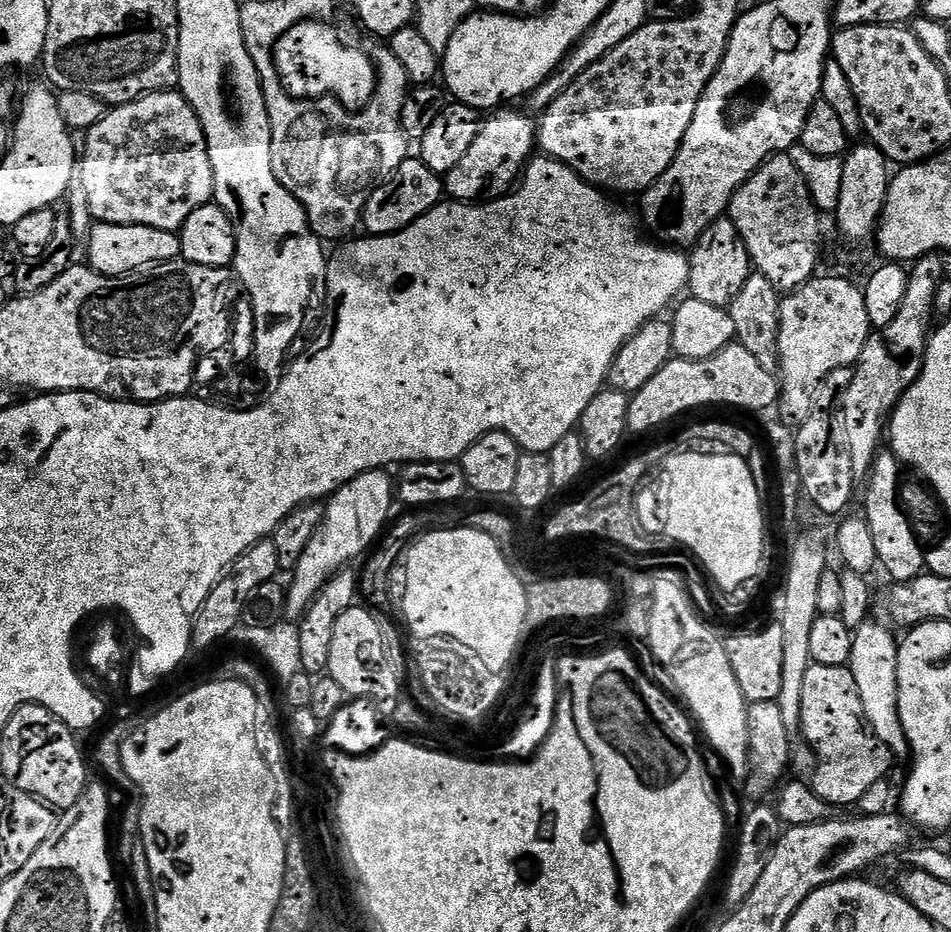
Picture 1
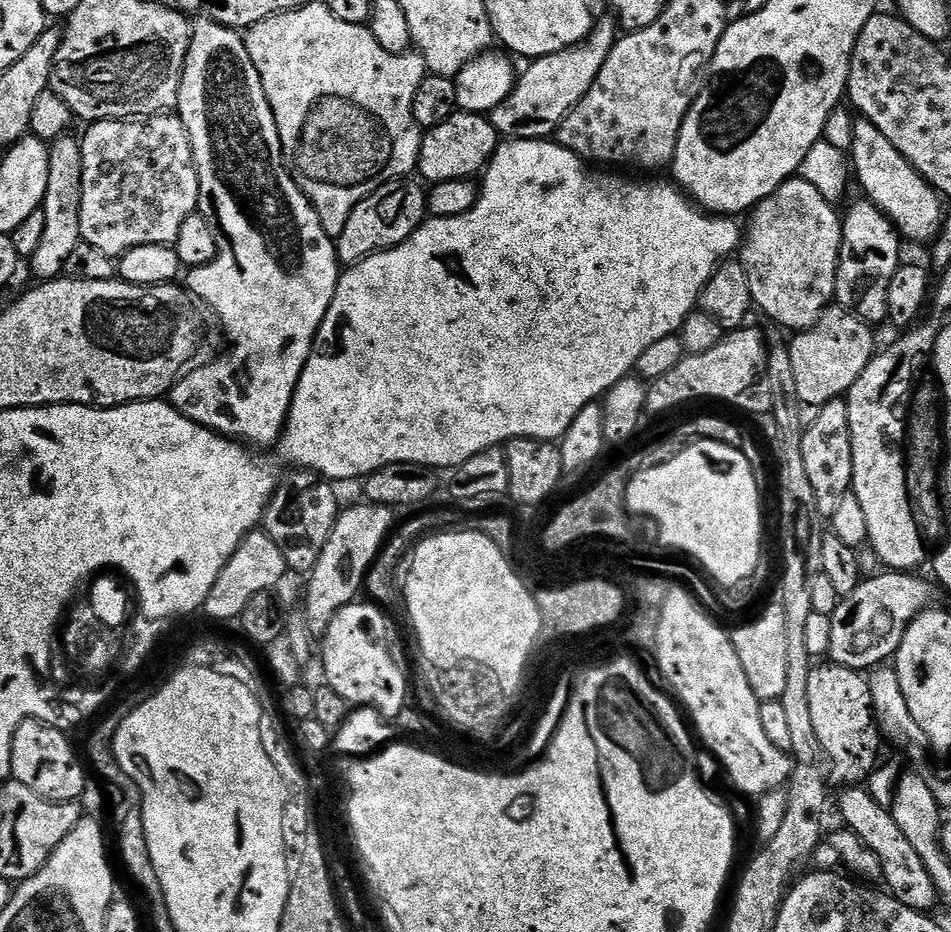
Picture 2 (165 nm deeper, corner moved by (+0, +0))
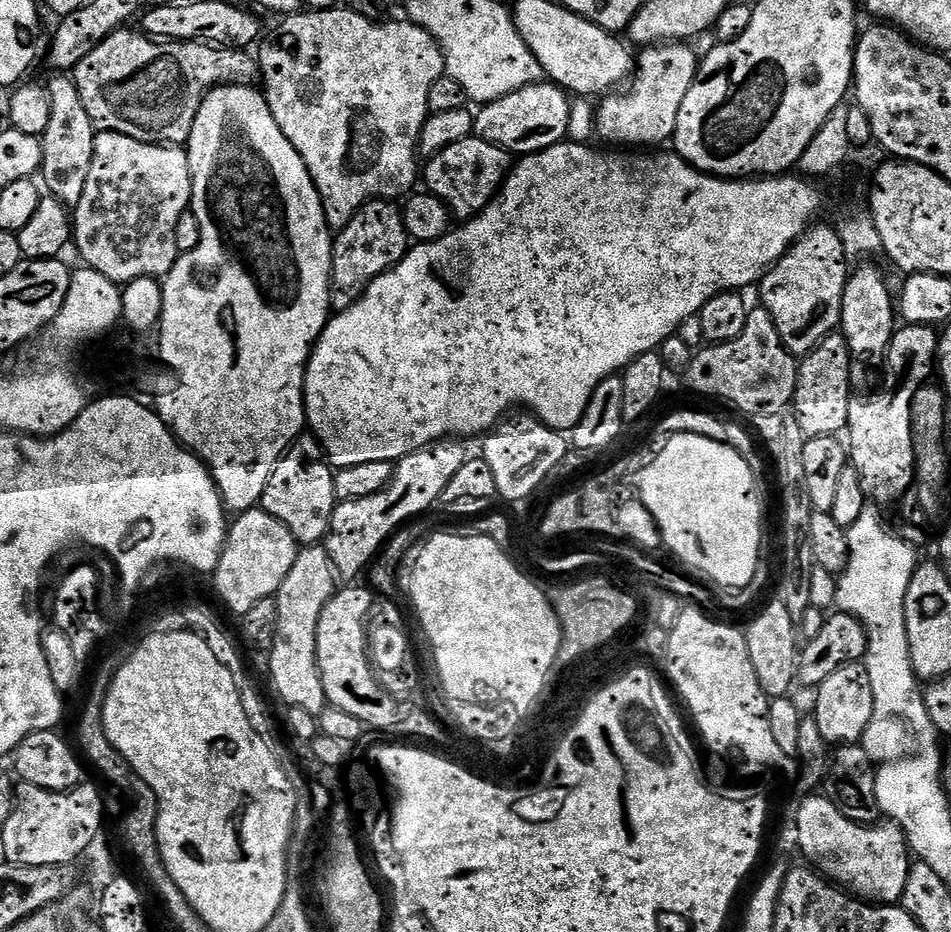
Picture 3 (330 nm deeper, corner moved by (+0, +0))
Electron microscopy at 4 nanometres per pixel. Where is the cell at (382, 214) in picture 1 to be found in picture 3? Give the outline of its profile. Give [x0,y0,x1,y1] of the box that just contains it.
[332,199,410,312]

